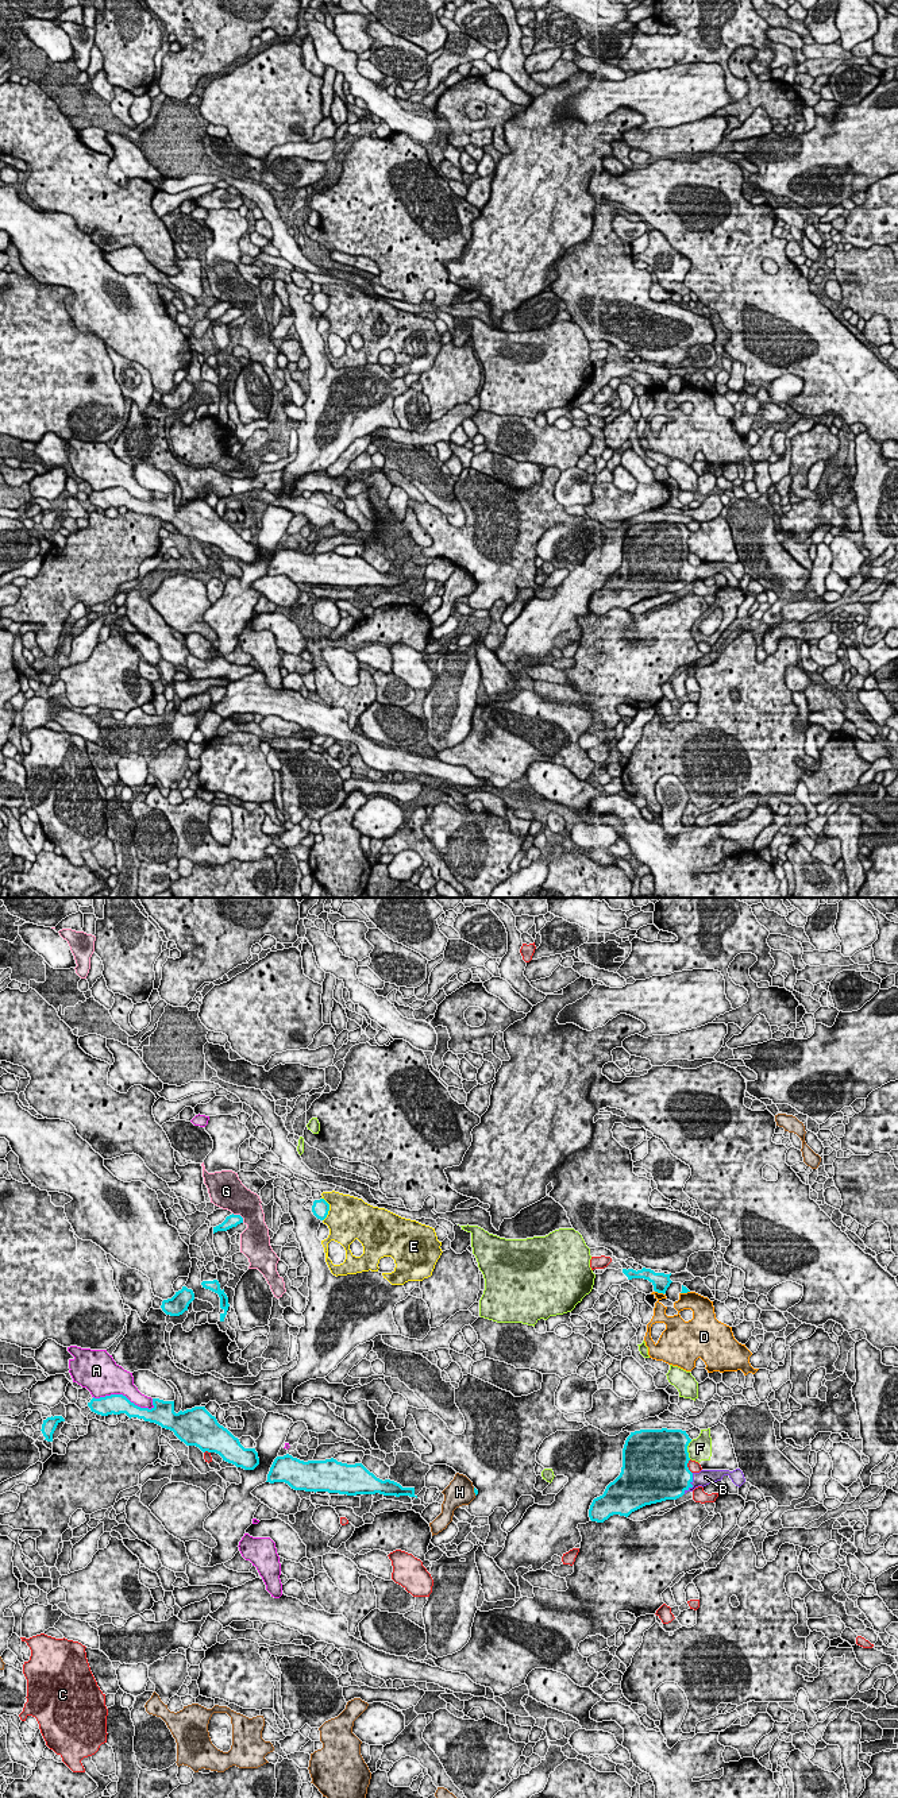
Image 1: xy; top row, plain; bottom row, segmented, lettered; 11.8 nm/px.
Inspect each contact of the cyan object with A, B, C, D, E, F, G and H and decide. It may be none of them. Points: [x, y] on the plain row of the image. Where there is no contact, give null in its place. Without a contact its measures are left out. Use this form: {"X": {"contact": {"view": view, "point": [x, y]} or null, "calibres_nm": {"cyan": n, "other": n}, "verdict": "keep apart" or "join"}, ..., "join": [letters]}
{"A": {"contact": {"view": "xy", "point": [124, 489]}, "calibres_nm": {"cyan": 240, "other": 360}, "verdict": "keep apart"}, "B": {"contact": {"view": "xy", "point": [690, 577]}, "calibres_nm": {"cyan": 460, "other": 190}, "verdict": "join"}, "C": {"contact": {"view": "xy", "point": [686, 559]}, "calibres_nm": {"cyan": 550, "other": 130}, "verdict": "keep apart"}, "D": {"contact": {"view": "xy", "point": [659, 385]}, "calibres_nm": {"cyan": 220, "other": 160}, "verdict": "keep apart"}, "E": {"contact": {"view": "xy", "point": [328, 303]}, "calibres_nm": {"cyan": 200, "other": 480}, "verdict": "keep apart"}, "F": {"contact": {"view": "xy", "point": [686, 543]}, "calibres_nm": {"cyan": 500, "other": 280}, "verdict": "keep apart"}, "G": {"contact": {"view": "xy", "point": [239, 308]}, "calibres_nm": {"cyan": 160, "other": 360}, "verdict": "keep apart"}, "H": {"contact": {"view": "xy", "point": [474, 585]}, "calibres_nm": {"cyan": 50, "other": 320}, "verdict": "keep apart"}, "join": ["B"]}

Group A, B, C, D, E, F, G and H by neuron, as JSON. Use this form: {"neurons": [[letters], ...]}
{"neurons": [["A"], ["B"], ["C"], ["D"], ["E"], ["F"], ["G"], ["H"]]}

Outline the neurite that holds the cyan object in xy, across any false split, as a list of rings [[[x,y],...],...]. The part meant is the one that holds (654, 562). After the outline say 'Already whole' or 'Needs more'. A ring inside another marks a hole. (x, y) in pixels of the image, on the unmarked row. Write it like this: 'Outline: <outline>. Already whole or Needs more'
Outline: [[[682,522],[631,525],[623,541],[621,566],[602,589],[593,593],[590,613],[604,616],[613,607],[628,610],[645,598],[677,593],[698,579],[721,574],[724,568],[739,580],[745,575],[740,562],[691,566],[687,560],[690,535]]]. Needs more

